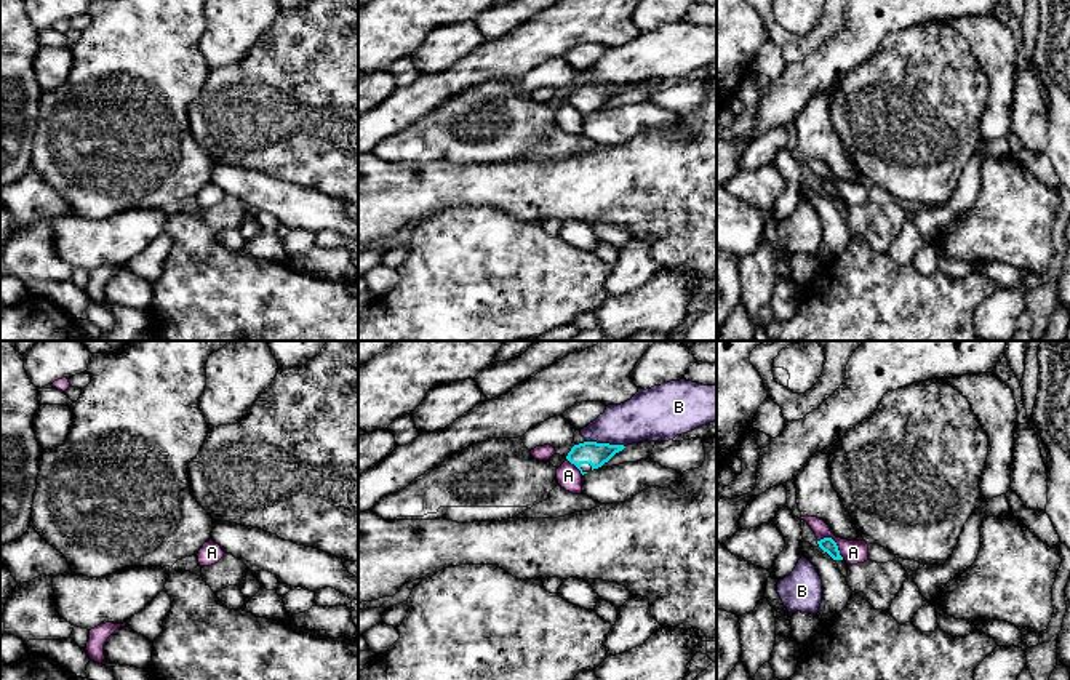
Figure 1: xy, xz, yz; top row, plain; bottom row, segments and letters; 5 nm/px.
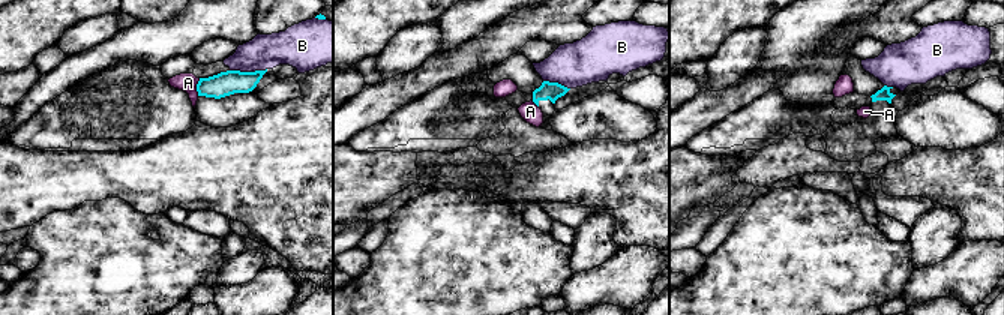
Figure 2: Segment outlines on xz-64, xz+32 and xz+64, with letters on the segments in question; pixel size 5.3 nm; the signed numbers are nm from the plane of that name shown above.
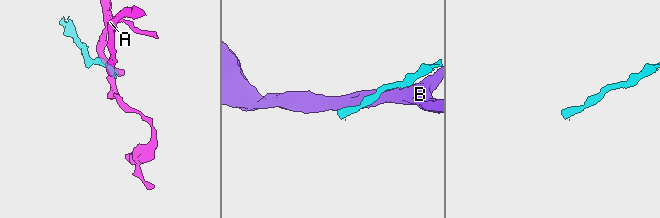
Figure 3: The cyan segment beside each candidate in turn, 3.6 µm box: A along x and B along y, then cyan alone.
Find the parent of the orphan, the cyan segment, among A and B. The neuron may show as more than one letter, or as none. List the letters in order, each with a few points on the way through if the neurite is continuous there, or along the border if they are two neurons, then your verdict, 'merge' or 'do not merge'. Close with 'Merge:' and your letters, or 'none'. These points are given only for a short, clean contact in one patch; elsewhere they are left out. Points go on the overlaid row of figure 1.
A: border along yz (818, 540), (830, 538), (843, 559); do not merge
B: do not merge
Merge: none

